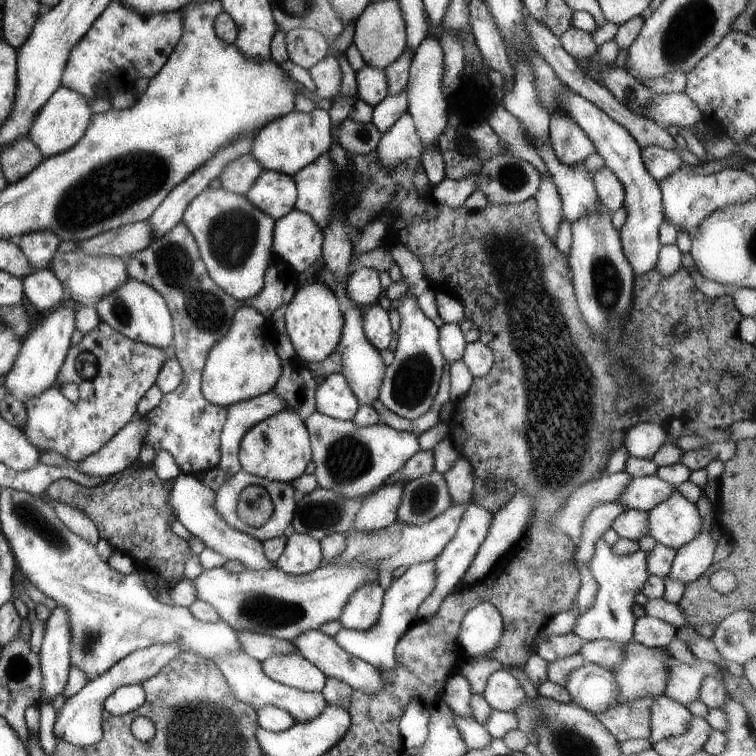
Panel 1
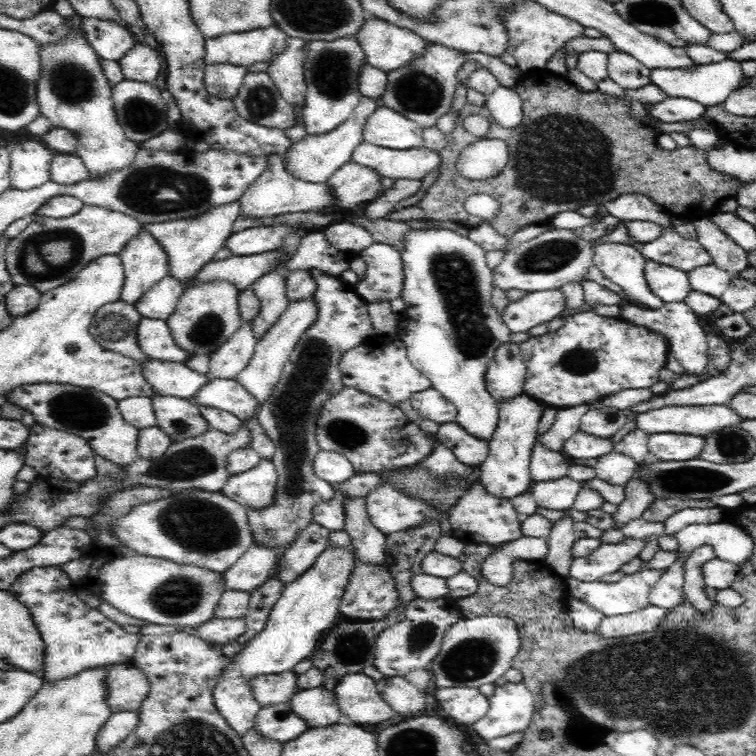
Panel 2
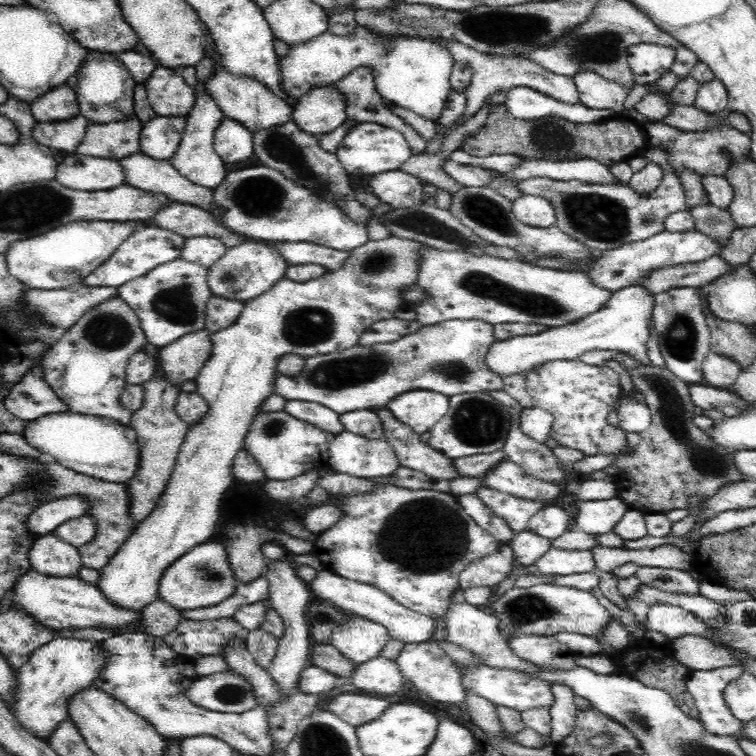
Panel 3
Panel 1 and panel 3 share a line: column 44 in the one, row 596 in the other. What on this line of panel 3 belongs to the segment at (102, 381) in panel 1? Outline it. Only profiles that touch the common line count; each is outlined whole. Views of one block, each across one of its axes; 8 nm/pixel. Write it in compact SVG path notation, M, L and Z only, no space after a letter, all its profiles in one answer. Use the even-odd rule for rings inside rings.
M382 484L373 493L334 498L332 501L337 503L343 510L343 515L336 524L321 532L314 540L312 551L320 560L322 566L346 580L362 582L362 584L369 584L380 589L380 591L392 597L399 605L432 619L434 624L438 624L440 621L445 622L451 604L450 597L459 588L459 574L462 572L462 569L473 560L494 555L496 551L499 551L499 546L501 545L499 540L496 540L490 533L480 528L475 520L472 520L472 517L458 504L454 494L440 493L434 490L411 490L390 484Z

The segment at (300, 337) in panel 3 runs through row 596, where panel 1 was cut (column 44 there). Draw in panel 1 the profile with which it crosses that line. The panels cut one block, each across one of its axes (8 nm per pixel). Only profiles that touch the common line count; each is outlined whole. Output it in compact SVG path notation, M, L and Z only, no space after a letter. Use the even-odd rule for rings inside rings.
M61 85L55 92L51 93L47 102L36 113L27 136L38 148L43 158L55 156L78 142L93 115L89 109L86 96Z

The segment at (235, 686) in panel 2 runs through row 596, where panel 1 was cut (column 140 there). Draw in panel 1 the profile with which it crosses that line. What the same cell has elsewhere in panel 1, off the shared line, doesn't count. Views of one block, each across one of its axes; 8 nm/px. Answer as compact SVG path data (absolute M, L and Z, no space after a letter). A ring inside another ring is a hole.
M127 277L115 290L98 300L95 310L101 321L125 338L157 348L171 348L173 321L163 297L150 284Z

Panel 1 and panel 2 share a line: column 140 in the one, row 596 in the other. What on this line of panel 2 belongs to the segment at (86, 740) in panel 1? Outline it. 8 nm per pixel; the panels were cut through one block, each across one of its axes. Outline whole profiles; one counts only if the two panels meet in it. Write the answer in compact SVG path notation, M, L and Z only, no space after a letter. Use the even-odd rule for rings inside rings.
M678 559L670 568L665 569L665 573L649 592L649 604L669 611L682 602L684 563Z

